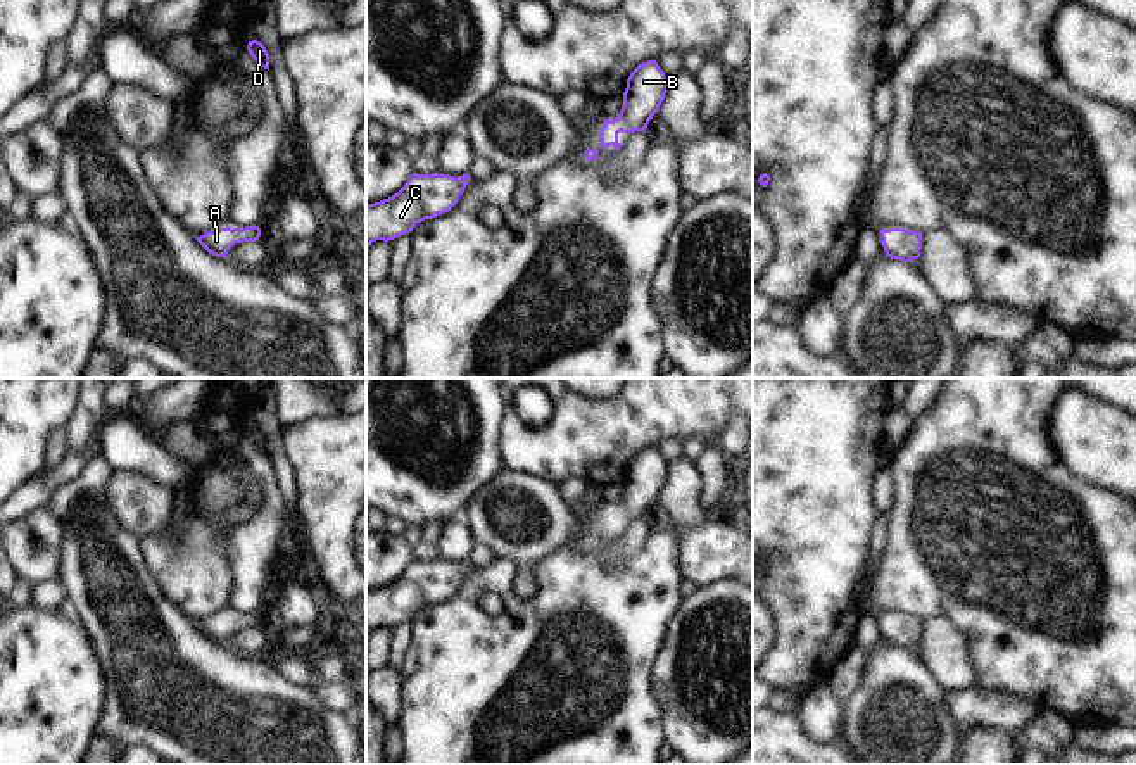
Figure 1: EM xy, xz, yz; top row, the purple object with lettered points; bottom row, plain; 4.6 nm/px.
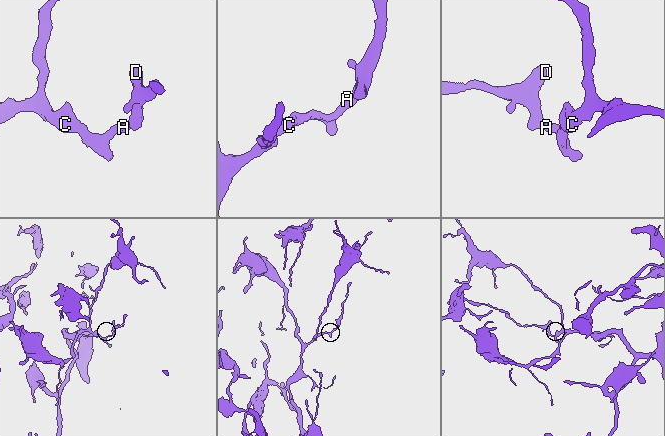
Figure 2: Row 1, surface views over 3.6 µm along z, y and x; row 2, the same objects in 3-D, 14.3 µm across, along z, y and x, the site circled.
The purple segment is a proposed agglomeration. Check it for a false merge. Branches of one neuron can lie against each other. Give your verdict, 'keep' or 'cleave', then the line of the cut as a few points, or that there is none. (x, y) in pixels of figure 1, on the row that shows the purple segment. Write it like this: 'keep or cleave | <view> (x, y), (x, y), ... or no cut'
keep | no cut

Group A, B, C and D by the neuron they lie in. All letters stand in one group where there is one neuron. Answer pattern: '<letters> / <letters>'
A B C D

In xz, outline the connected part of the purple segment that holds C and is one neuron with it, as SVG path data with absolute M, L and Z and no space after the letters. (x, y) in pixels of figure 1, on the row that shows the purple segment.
M413 173L388 199L366 205L366 249L376 240L394 240L425 221L449 212L470 181L468 174Z

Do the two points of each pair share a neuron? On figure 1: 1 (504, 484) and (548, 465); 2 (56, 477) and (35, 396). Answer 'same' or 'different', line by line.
1: different
2: different

